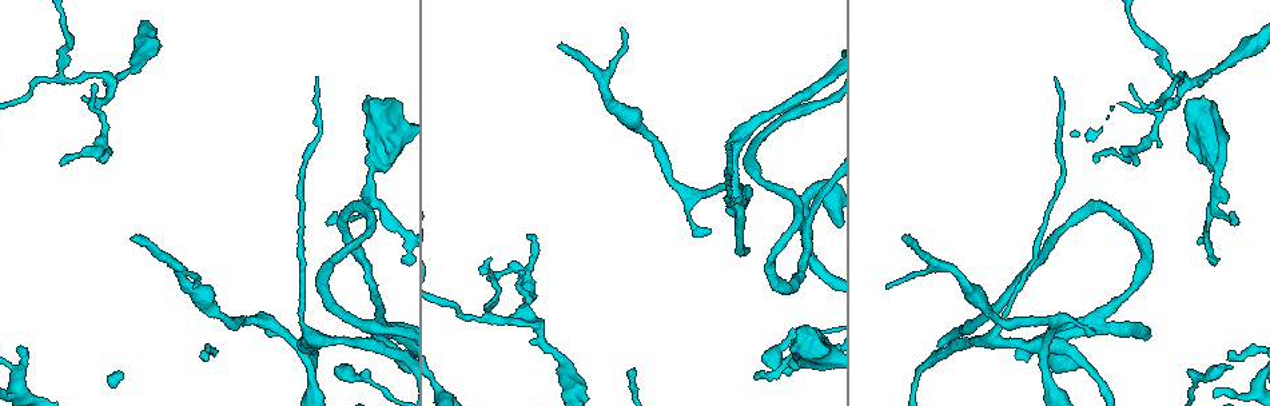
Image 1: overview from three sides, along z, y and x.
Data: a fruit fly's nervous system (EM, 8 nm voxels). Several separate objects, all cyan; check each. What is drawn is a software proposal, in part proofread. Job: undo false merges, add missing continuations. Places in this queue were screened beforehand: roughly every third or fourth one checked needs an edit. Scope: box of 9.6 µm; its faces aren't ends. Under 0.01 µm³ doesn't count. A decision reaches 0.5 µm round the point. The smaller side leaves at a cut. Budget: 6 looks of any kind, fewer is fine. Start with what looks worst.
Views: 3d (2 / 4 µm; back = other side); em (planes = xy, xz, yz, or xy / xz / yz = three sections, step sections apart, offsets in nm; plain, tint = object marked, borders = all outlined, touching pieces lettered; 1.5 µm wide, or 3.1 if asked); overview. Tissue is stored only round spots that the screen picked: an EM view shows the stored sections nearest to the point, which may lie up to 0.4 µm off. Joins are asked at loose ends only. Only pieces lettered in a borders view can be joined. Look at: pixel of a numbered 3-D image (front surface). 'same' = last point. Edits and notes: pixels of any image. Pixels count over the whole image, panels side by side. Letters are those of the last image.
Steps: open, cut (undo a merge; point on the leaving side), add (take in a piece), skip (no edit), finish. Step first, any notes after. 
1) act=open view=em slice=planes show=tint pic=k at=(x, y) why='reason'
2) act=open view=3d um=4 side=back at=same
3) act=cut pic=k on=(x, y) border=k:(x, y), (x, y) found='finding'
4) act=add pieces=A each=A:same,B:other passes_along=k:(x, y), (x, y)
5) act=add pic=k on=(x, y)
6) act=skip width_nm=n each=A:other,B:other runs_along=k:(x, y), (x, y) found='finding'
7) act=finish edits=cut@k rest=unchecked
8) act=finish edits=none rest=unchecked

act=open view=em slice=planes show=borders pic=1 at=(620, 29) why='branch stops here'

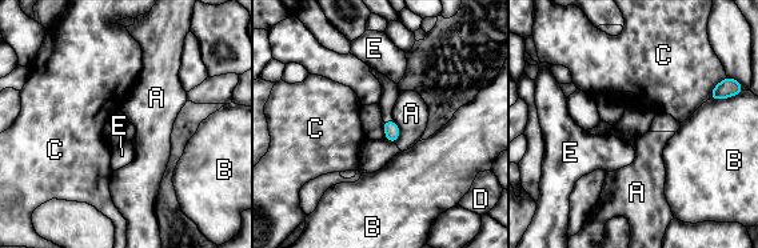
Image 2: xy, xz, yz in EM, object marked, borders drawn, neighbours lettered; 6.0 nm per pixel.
act=skip longest_contact=A:130nm each=A:other,B:other,C:other,D:other,E:other border=2:(397, 123), (398, 140), (395, 143) found='none of them fits'

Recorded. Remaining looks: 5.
act=open view=3d um=2 pic=1 at=(1179, 84) why='abrupt turn'

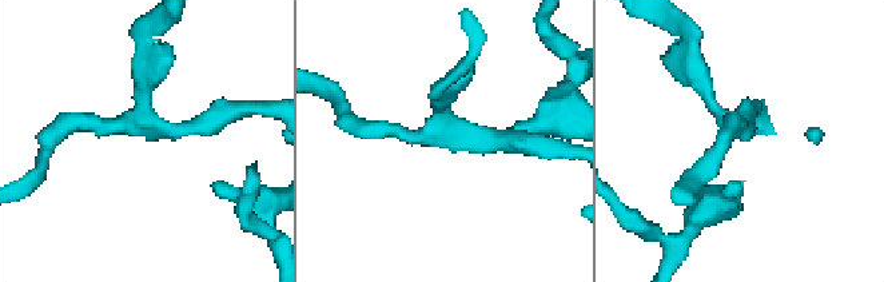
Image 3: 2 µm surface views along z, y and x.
act=open view=em slice=xy step=4 show=tint pic=3 at=(172, 133) why='need the tissue'

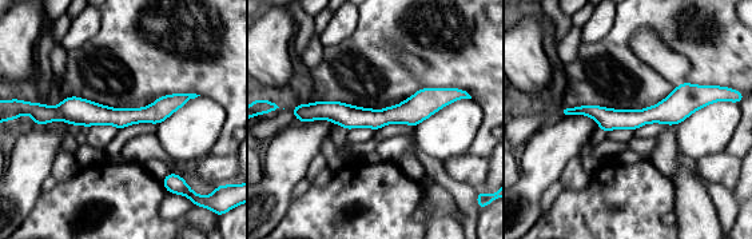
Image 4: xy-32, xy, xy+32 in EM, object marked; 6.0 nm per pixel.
act=open view=em slice=xz step=8 show=borders at=same

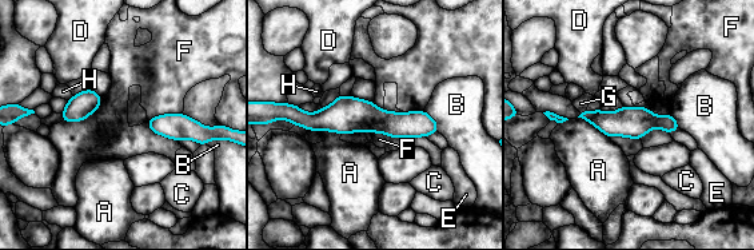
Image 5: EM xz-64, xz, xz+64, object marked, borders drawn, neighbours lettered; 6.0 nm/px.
act=skip width_nm=190 each=A:other,B:other,C:other,D:other,E:other,F:other,G:other,H:other found='all the same neuron'

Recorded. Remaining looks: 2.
act=open view=em slice=planes show=borders pic=1 at=(354, 377) why='calibre changes'

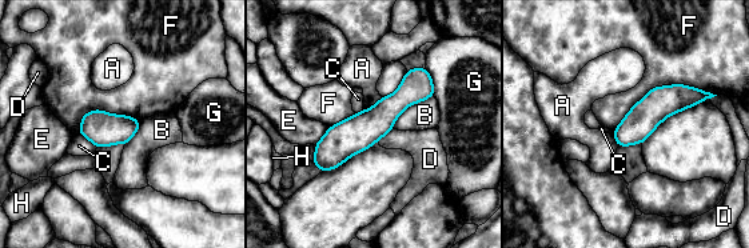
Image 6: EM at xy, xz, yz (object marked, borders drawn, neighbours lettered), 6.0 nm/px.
act=skip width_nm=190 each=A:other,B:other,C:other,D:other,E:other,F:other,G:other,H:other border=6:(716, 94), (654, 86), (613, 131) found='continuous, no second neuron'

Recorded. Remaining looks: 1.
act=finish edits=none rest=unchecked

